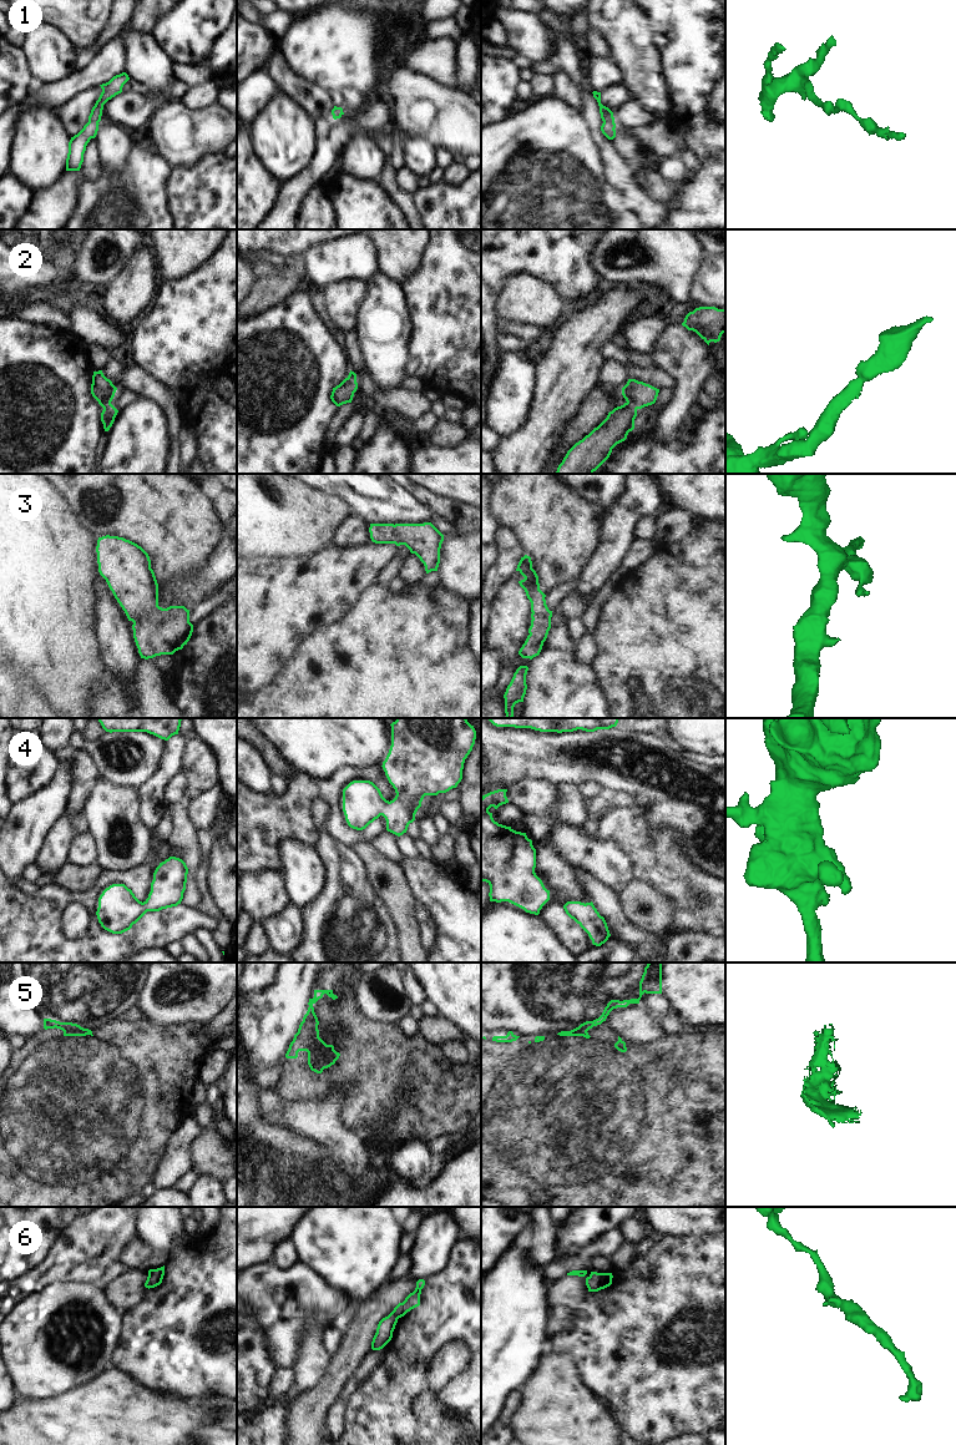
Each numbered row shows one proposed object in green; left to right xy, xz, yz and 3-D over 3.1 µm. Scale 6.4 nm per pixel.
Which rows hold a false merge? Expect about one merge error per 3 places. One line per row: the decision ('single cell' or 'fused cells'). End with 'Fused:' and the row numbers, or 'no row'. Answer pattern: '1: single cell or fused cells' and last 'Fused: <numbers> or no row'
1: single cell
2: single cell
3: single cell
4: single cell
5: fused cells
6: single cell
Fused: 5

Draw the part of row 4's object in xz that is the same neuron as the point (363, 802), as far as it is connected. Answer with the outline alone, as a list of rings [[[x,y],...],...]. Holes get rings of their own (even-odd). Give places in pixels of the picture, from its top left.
[[[396,718],[390,726],[391,746],[381,767],[395,789],[395,798],[386,800],[370,780],[353,780],[343,789],[343,812],[348,825],[356,830],[365,829],[383,815],[386,830],[400,837],[415,820],[425,795],[446,793],[461,782],[476,731],[466,718]]]

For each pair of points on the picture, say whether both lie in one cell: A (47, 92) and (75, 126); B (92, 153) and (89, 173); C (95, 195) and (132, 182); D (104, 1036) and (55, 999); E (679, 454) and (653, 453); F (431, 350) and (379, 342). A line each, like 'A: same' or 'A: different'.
A: different
B: same
C: same
D: different
E: same
F: different

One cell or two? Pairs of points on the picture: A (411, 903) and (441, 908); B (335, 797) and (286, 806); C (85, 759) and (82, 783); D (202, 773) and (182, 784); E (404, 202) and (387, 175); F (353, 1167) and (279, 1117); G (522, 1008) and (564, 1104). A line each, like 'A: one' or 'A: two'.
A: two
B: one
C: one
D: two
E: one
F: one
G: two

